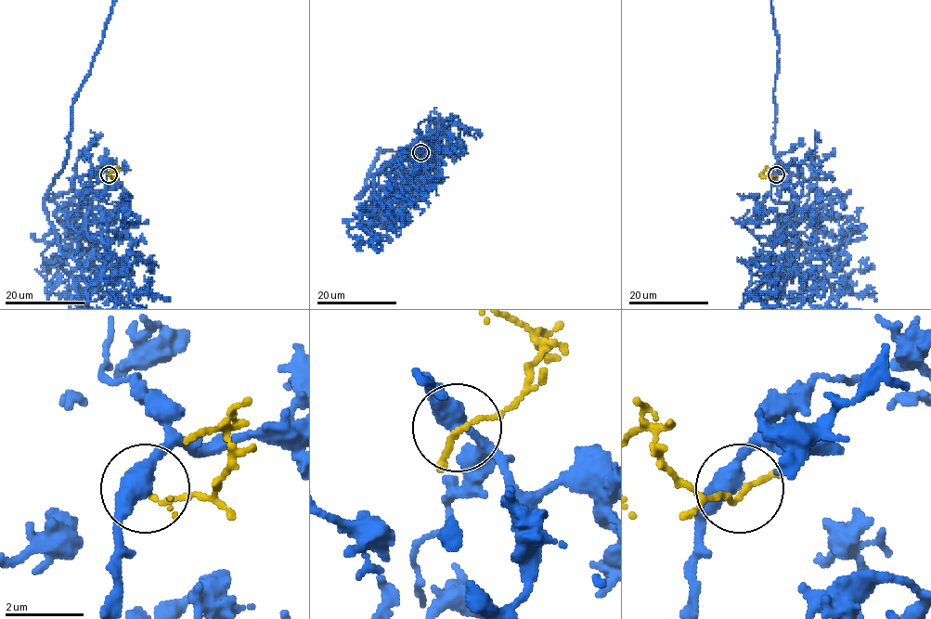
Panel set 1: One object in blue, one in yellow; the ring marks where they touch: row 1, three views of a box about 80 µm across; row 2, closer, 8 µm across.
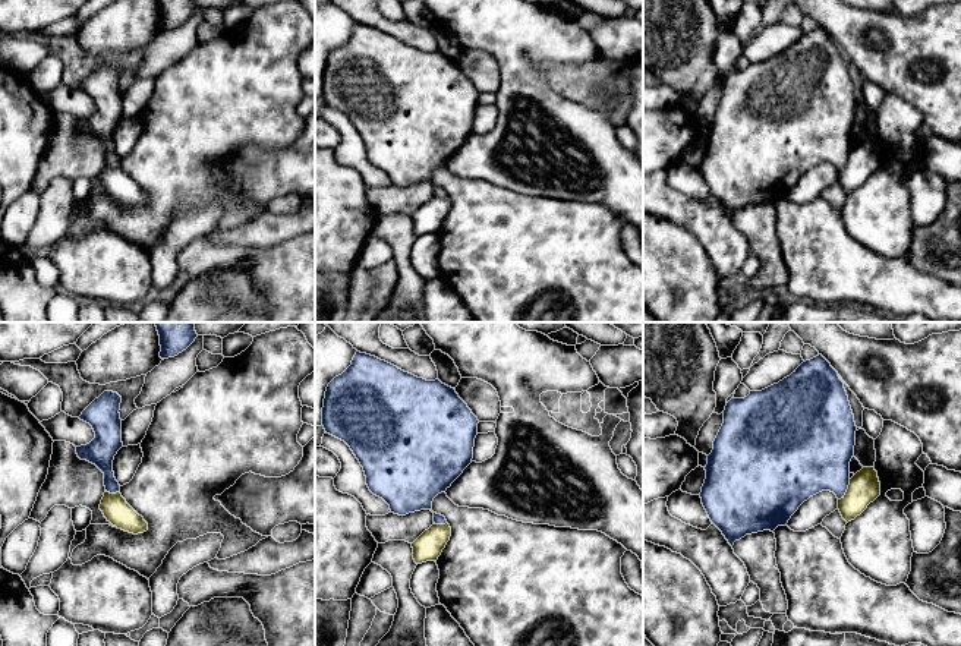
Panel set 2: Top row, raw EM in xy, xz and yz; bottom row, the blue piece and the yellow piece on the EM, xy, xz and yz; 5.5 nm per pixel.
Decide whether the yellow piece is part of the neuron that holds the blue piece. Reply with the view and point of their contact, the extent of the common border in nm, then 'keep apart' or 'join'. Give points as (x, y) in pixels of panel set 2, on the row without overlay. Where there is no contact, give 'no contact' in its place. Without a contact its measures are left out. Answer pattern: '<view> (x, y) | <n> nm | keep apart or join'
yz (847, 160) | 140 nm | keep apart

